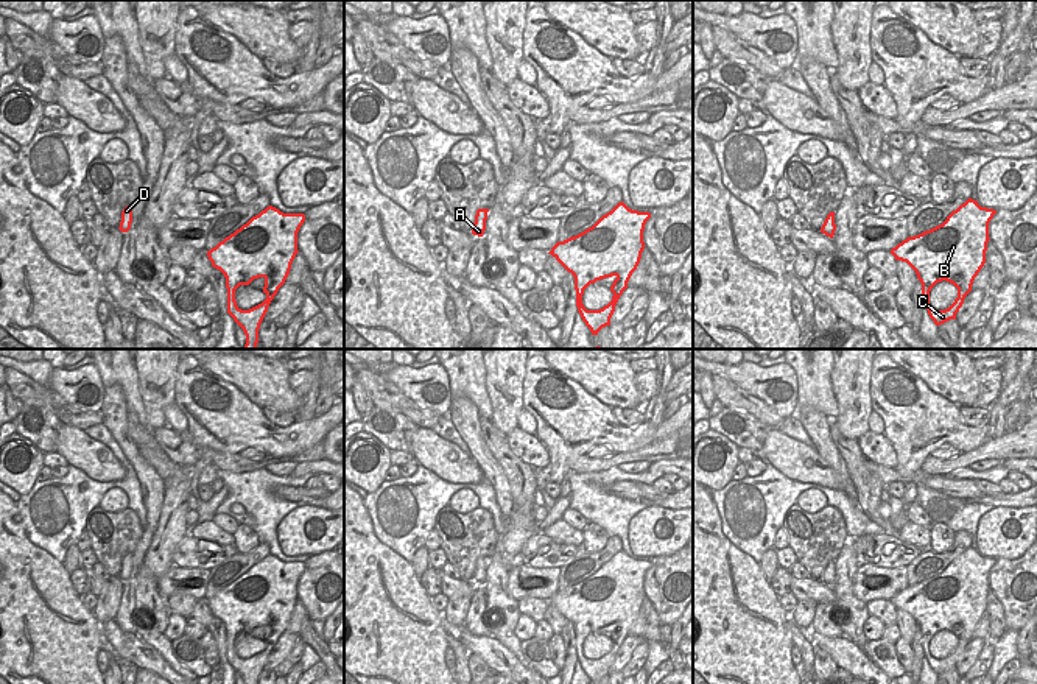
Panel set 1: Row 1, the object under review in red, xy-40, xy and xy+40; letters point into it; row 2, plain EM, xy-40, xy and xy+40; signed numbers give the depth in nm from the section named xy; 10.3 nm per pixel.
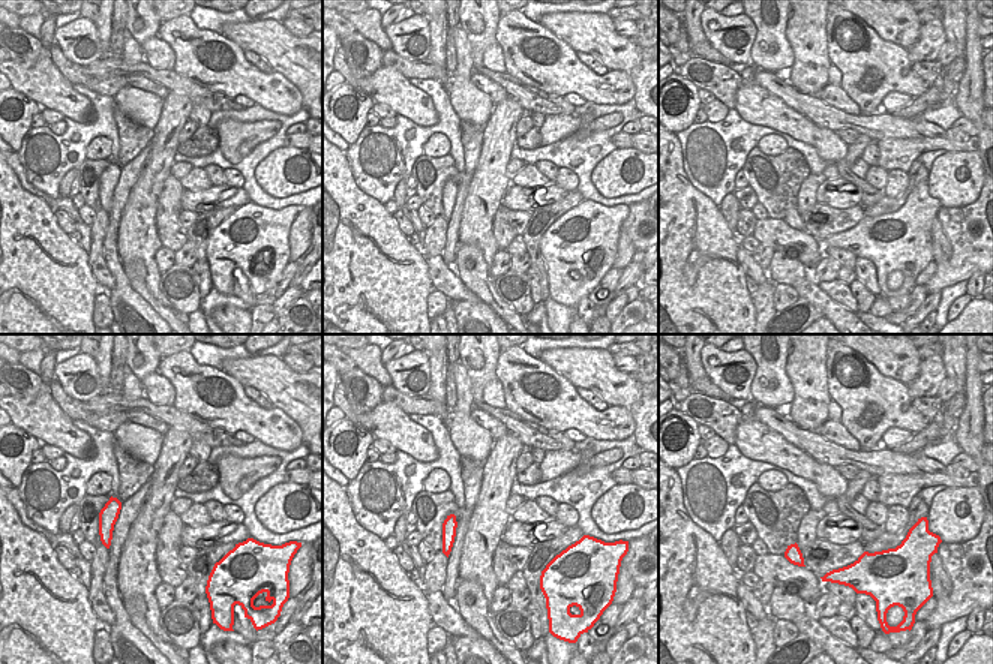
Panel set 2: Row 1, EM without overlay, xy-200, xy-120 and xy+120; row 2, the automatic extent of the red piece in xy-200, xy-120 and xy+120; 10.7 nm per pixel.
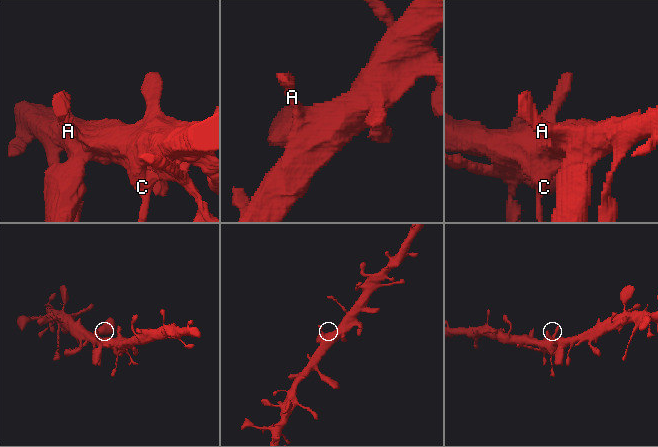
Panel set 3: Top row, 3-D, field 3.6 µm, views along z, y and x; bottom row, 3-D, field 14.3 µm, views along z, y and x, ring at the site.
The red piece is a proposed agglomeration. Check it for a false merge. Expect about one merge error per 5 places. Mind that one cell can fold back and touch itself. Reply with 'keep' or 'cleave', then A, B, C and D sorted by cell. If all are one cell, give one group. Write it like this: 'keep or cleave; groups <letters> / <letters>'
keep; groups A B C D

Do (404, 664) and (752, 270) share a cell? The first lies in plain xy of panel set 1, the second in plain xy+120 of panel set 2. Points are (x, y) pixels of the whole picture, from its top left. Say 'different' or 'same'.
different

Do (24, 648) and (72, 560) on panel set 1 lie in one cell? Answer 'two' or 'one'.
two

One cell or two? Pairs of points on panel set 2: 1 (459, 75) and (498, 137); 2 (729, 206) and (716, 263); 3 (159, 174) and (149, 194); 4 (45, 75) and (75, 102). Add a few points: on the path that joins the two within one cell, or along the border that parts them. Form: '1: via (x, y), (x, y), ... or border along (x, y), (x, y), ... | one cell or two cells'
1: border along (495, 105), (489, 119), (482, 126) | two cells
2: border along (717, 207), (734, 233) | two cells
3: via (155, 179), (149, 189) | one cell
4: via (53, 83), (68, 98) | one cell

